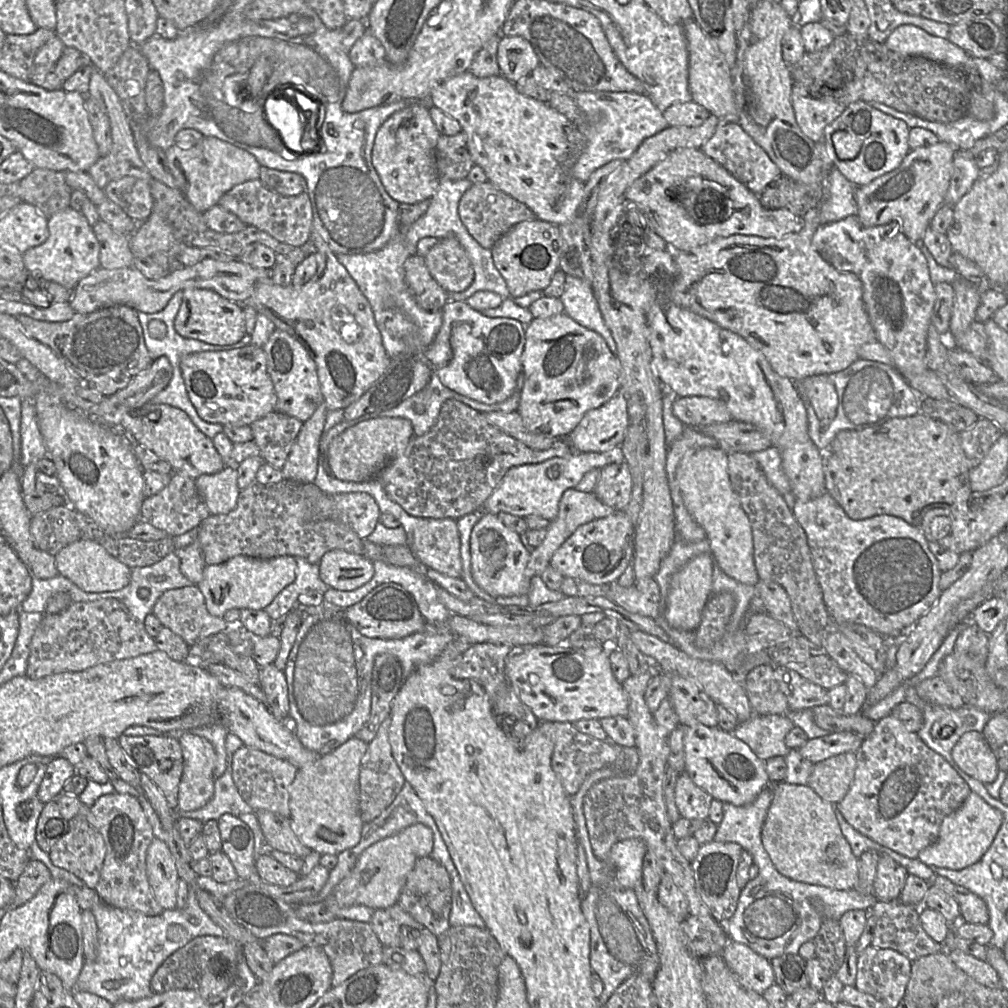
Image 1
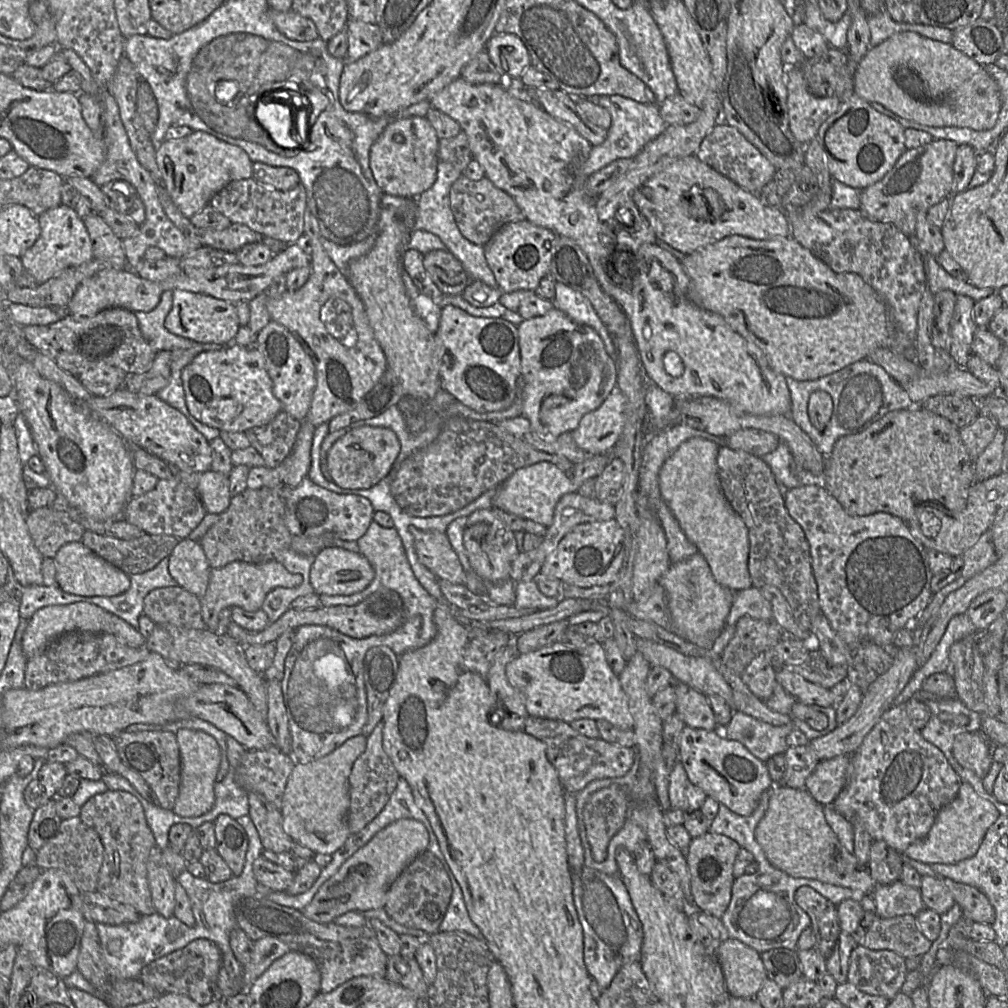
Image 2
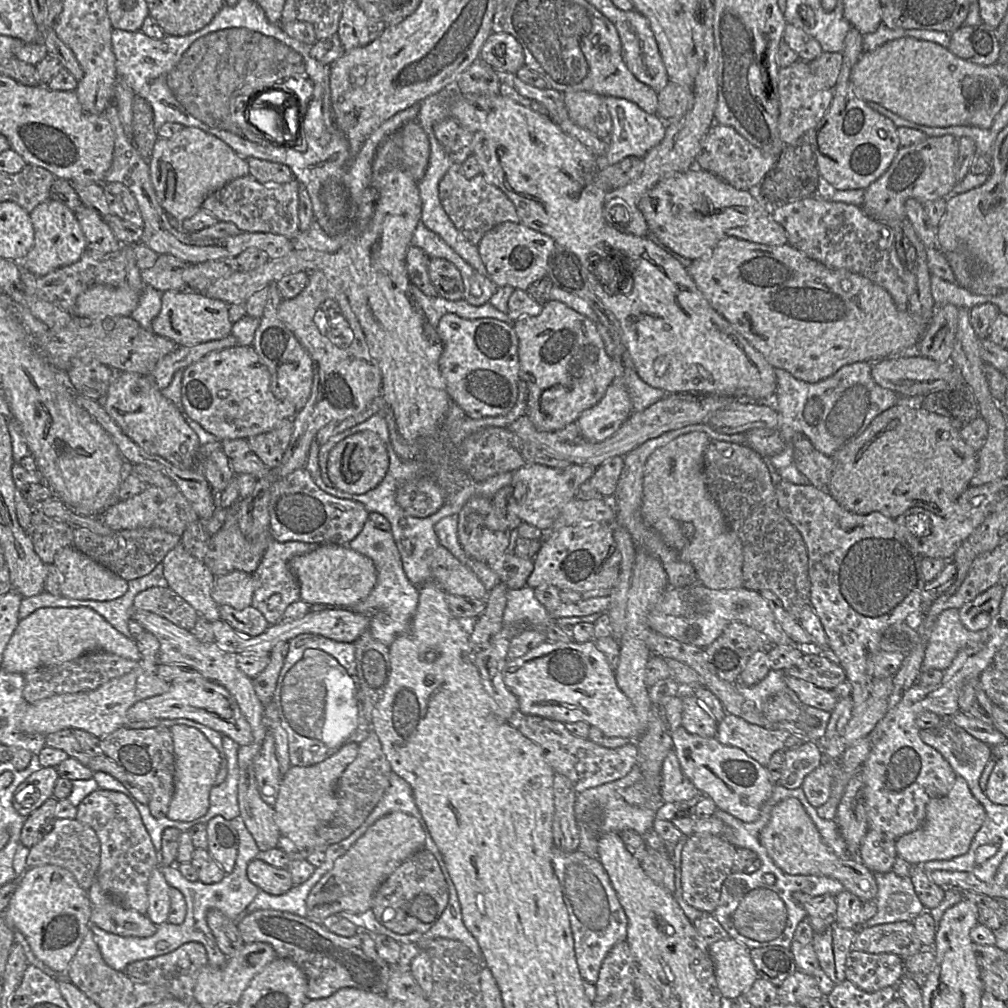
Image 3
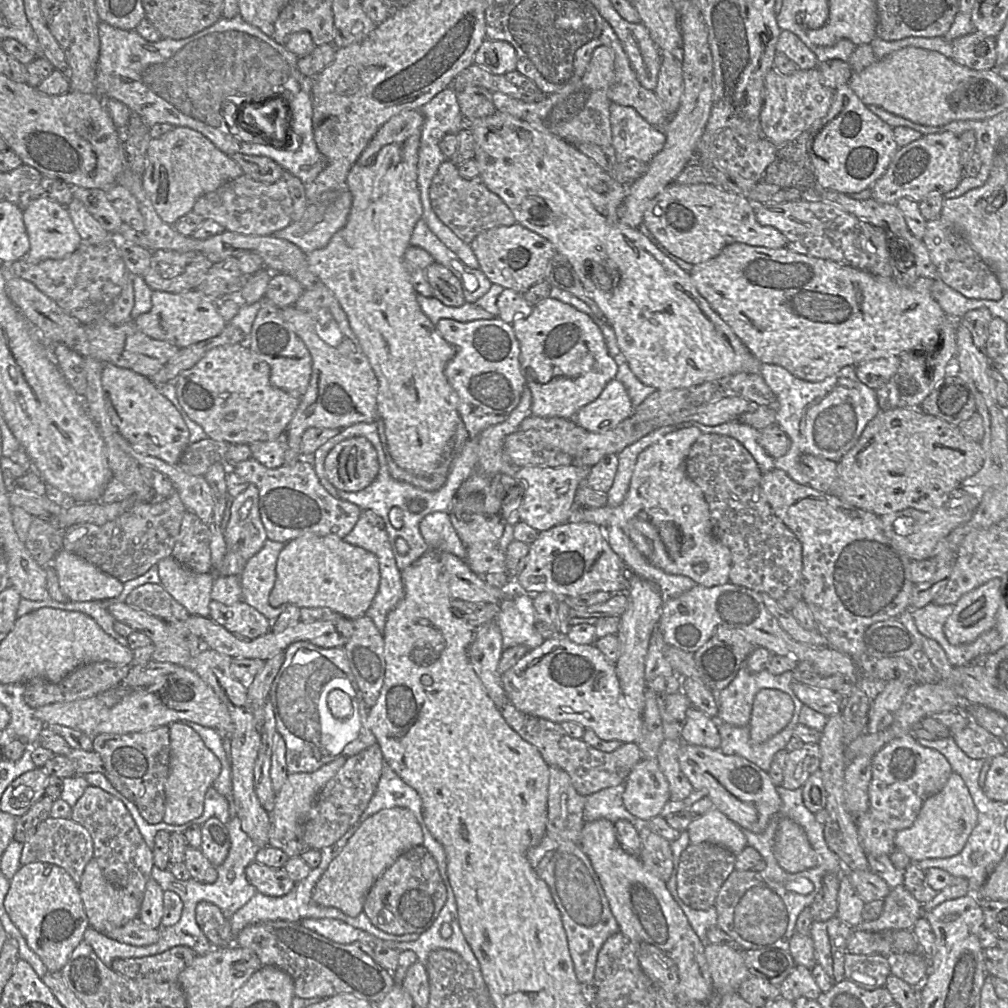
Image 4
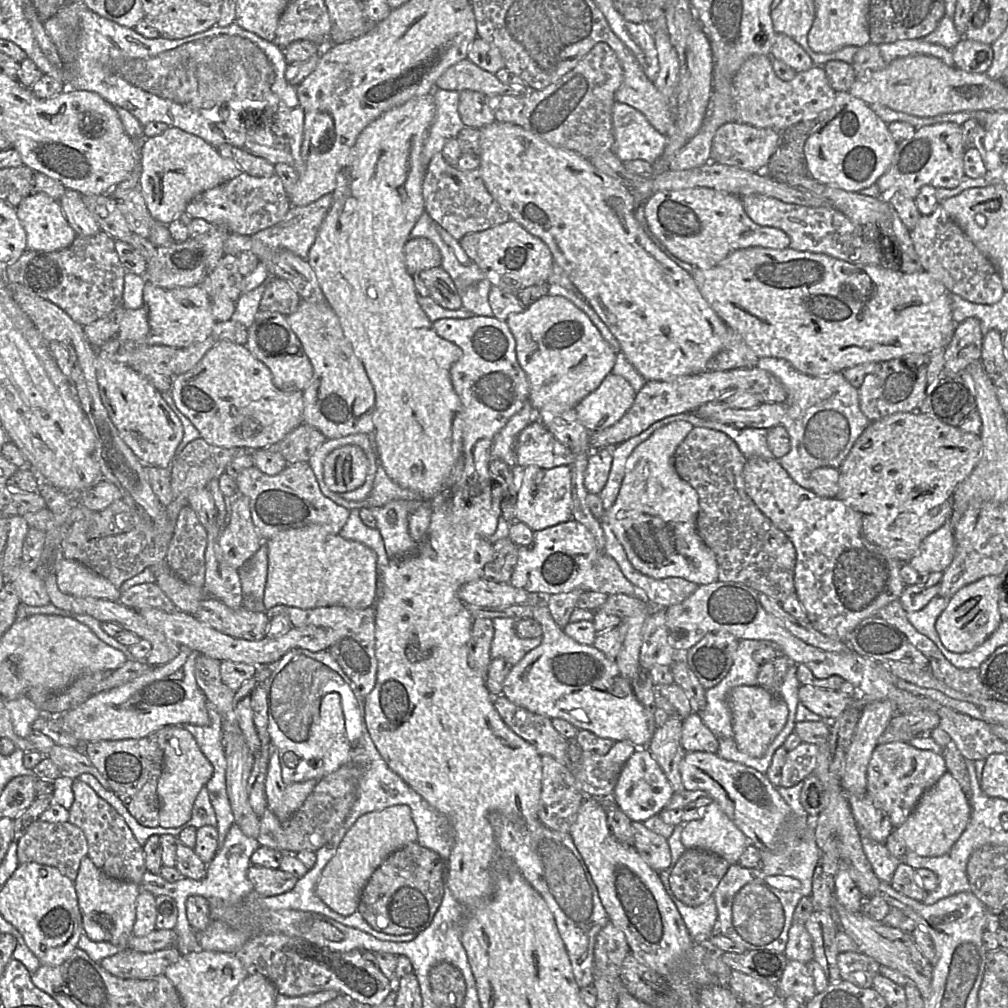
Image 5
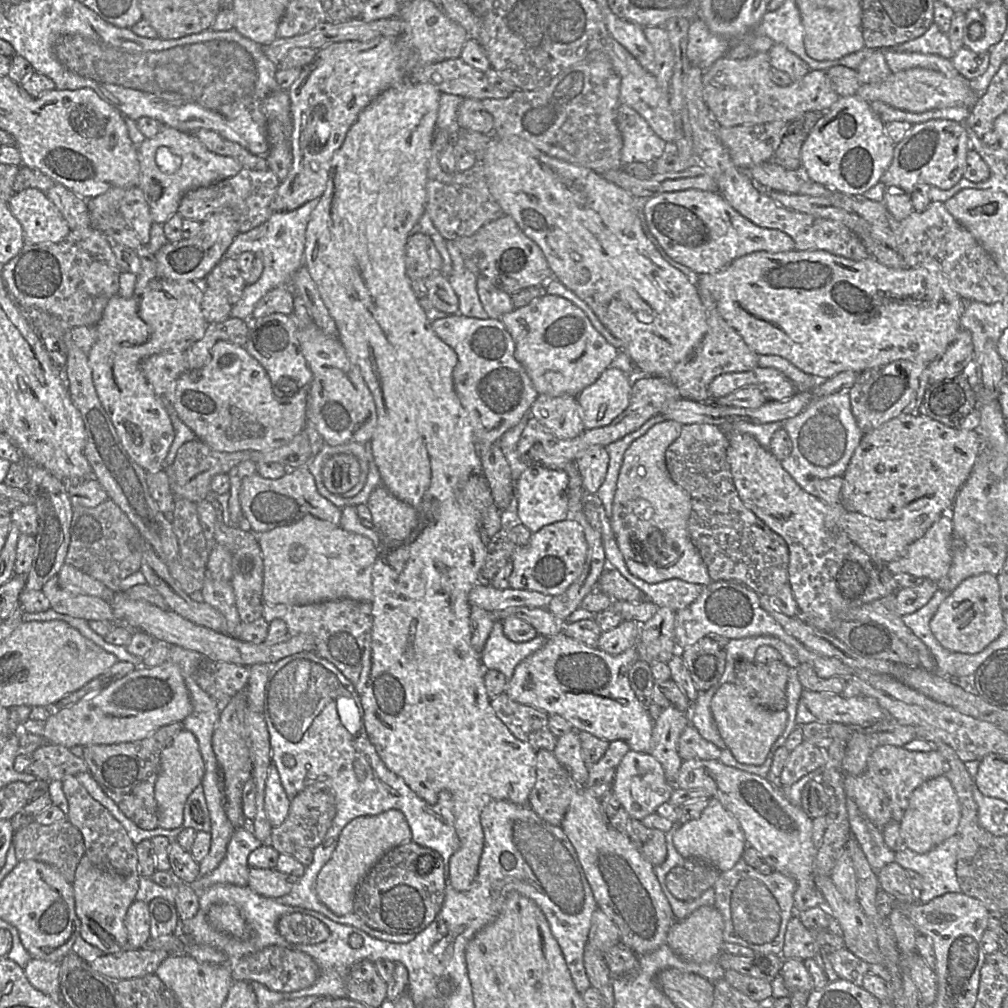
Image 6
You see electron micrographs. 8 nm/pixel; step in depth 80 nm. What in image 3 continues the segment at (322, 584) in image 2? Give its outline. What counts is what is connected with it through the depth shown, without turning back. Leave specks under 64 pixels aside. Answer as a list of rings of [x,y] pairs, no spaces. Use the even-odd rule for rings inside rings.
[[[335,543],[321,544],[308,554],[294,556],[288,568],[299,582],[300,600],[310,605],[351,608],[370,594],[377,581],[377,570],[369,557]]]

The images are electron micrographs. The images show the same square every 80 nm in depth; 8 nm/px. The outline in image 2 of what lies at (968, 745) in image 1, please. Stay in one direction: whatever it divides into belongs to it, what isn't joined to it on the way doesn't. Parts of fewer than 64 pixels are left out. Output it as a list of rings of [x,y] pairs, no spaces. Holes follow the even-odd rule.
[[[961,733],[953,742],[952,755],[959,765],[984,778],[993,762],[990,743],[981,733]]]

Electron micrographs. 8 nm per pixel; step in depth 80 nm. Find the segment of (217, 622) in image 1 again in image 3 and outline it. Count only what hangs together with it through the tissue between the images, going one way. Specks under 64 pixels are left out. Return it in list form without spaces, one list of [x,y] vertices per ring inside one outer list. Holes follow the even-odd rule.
[[[151,587],[138,593],[133,601],[134,610],[143,610],[161,616],[174,625],[192,630],[199,613],[169,587]]]

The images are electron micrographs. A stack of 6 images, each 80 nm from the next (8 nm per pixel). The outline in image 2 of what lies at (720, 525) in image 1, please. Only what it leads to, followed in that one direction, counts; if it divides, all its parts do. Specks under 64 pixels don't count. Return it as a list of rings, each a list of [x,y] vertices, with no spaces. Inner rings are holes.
[[[692,437],[664,461],[658,475],[660,494],[685,536],[709,565],[720,585],[733,591],[752,587],[748,571],[749,538],[747,527],[722,493],[718,478],[719,445]]]

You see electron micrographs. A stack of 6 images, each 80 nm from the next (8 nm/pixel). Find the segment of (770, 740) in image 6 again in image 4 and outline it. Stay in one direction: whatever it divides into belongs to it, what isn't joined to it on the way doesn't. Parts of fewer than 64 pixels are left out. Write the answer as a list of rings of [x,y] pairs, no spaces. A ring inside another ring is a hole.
[[[764,688],[755,696],[749,720],[750,739],[762,743],[783,730],[791,721],[794,704],[778,689]]]

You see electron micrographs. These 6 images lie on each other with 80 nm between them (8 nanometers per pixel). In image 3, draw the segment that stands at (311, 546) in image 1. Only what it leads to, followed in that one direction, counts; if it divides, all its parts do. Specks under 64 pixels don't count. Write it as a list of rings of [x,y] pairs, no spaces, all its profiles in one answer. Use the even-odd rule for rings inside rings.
[[[239,499],[227,508],[223,526],[215,534],[211,535],[208,551],[203,562],[216,577],[229,574],[233,571],[252,574],[259,566],[270,542],[274,540],[270,530],[262,532],[256,538],[246,537],[240,530],[238,517]]]

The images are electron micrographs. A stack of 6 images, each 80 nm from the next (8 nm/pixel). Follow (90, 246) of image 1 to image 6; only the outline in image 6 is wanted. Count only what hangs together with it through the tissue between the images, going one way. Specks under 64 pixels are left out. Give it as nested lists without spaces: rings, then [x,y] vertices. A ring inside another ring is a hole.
[[[36,188],[16,192],[7,204],[22,226],[24,244],[57,243],[71,231],[55,204]]]

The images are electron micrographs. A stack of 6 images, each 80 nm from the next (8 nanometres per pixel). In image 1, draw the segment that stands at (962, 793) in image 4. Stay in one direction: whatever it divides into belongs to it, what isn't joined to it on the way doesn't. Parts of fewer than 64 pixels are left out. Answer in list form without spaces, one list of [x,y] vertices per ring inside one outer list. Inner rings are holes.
[[[971,791],[964,803],[946,816],[940,826],[938,838],[921,850],[917,859],[932,868],[961,870],[978,860],[992,844],[1003,821],[1000,810],[989,805],[981,796]]]

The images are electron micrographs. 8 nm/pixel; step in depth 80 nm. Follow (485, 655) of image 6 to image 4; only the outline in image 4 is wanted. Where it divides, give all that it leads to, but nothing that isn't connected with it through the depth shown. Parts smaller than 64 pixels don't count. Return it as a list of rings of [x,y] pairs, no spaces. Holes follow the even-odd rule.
[[[510,594],[499,605],[500,612],[494,621],[501,631],[504,650],[520,644],[531,650],[544,642],[535,627],[541,620],[530,595]]]

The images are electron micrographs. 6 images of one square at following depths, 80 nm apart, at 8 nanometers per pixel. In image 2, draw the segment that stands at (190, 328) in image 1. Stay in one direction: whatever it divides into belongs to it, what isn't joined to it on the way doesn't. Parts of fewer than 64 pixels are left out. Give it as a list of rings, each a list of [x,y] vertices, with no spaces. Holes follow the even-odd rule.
[[[180,289],[173,290],[173,305],[164,325],[175,335],[200,343],[216,344],[227,344],[234,340],[241,326],[236,304],[210,295]]]

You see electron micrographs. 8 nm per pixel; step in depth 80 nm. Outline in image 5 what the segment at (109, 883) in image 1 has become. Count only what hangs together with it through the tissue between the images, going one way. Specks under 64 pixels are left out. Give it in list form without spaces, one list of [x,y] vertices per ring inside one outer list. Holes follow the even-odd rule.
[[[73,779],[72,790],[74,800],[69,809],[68,821],[83,831],[88,844],[87,857],[107,876],[140,886],[147,871],[143,847],[124,818],[89,785],[79,779]]]

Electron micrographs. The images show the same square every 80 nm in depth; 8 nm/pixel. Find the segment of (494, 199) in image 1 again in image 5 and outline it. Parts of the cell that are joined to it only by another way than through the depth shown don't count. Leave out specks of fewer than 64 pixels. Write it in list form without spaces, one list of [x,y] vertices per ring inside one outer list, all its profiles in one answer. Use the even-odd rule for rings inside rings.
[[[442,152],[436,153],[426,167],[423,197],[425,212],[458,241],[470,233],[511,220],[507,211],[488,192],[479,169],[460,171],[447,163]]]

